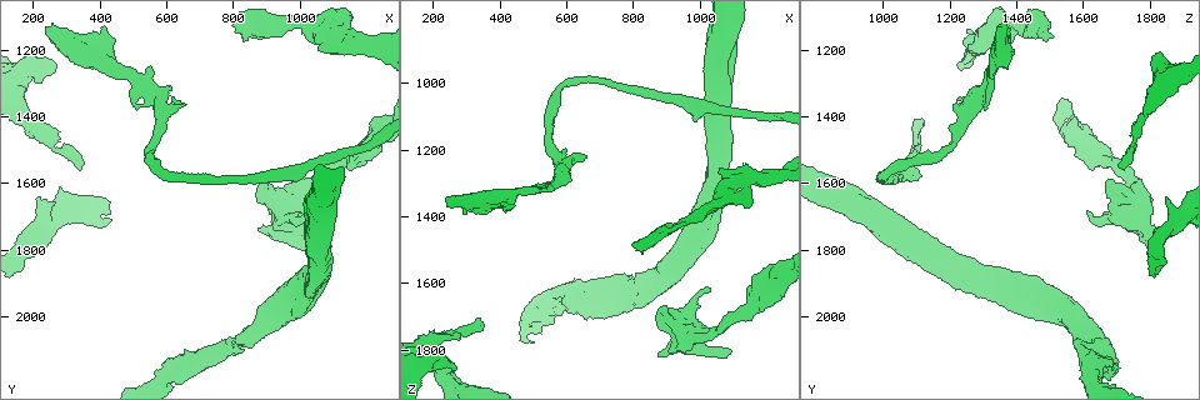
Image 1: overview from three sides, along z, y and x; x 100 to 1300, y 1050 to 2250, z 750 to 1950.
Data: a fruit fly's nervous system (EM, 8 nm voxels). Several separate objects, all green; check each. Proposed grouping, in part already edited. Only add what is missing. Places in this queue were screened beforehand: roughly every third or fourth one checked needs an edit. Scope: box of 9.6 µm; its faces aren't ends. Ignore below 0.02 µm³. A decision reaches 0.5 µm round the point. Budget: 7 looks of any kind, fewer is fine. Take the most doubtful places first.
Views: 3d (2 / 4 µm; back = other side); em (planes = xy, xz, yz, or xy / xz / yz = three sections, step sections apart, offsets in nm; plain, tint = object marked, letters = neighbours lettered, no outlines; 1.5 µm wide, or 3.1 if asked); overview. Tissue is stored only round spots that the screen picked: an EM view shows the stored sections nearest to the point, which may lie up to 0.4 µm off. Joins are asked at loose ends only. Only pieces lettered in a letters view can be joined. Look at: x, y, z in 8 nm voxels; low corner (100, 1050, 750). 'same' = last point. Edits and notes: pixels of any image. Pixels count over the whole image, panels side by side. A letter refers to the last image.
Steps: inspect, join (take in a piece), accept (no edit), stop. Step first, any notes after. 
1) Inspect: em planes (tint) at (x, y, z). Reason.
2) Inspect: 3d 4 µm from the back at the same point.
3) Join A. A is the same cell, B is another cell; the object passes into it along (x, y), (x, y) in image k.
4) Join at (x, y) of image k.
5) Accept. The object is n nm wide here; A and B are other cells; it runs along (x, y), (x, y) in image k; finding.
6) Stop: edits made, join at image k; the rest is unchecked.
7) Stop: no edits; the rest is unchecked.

Inspect: em planes (plain) at (270, 1240, 1860). Thick end.

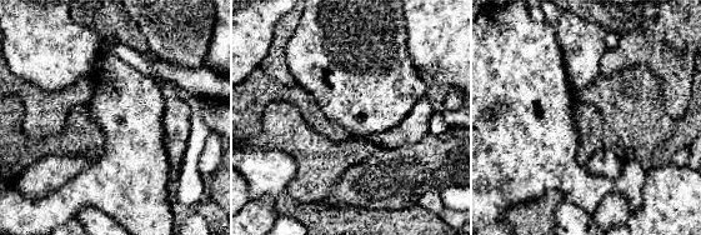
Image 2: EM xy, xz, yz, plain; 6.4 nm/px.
Inspect: em planes (tint) at the same point. Where the object lies.

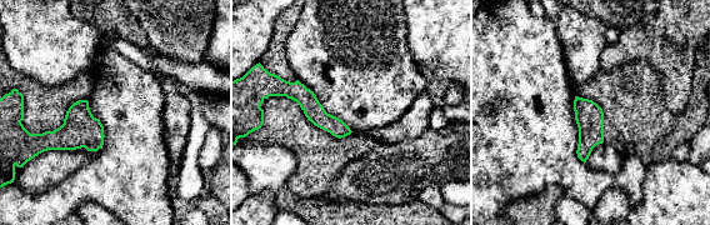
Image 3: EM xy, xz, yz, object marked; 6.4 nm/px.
Inspect: em planes (letters) at the same point.

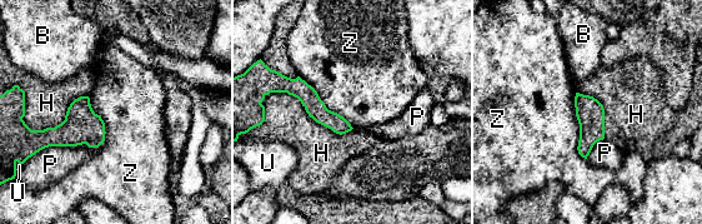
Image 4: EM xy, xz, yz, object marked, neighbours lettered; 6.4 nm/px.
Accept. B, H, P, U and Z are other cells; it runs along (291, 90), (347, 128) in image 4; no lettered piece goes on from it.

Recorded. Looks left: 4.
Inspect: em planes (letters) at (340, 1560, 1700). An open end.

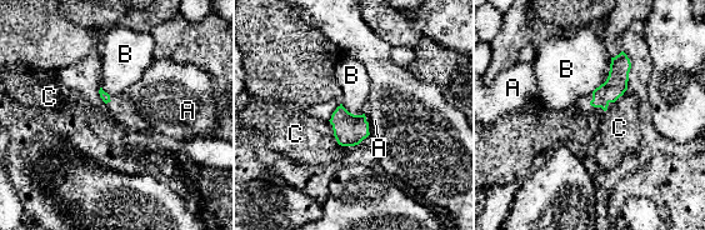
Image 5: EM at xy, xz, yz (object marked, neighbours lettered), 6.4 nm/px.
Accept. The longest contact is with C, 240 nm; A, B and C are other cells; a border runs along (341, 103), (349, 111), (364, 114) in image 5; none of them fits.

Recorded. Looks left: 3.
Inspect: em xy step 4 (letters) at (730, 2130, 1700). Thick end.

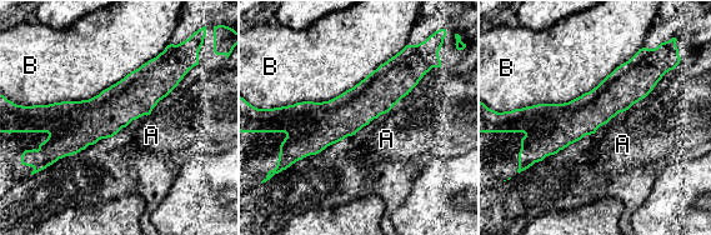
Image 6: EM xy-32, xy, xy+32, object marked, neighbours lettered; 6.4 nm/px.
Accept. A and B are other cells; a border runs along (406, 45), (328, 100), (275, 108) in image 6; none of them fits.

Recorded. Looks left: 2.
Stop: no edits; the rest is unchecked.

